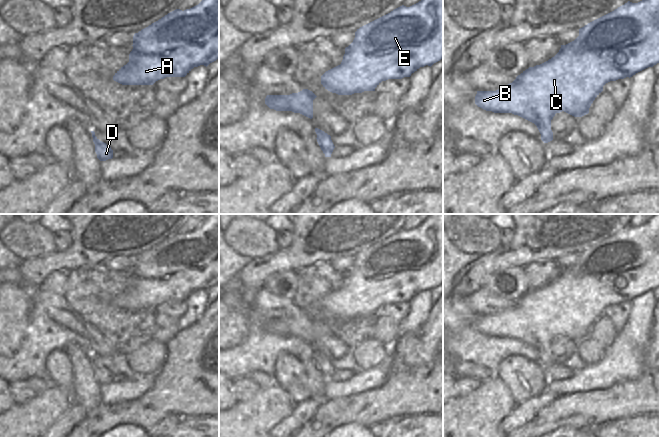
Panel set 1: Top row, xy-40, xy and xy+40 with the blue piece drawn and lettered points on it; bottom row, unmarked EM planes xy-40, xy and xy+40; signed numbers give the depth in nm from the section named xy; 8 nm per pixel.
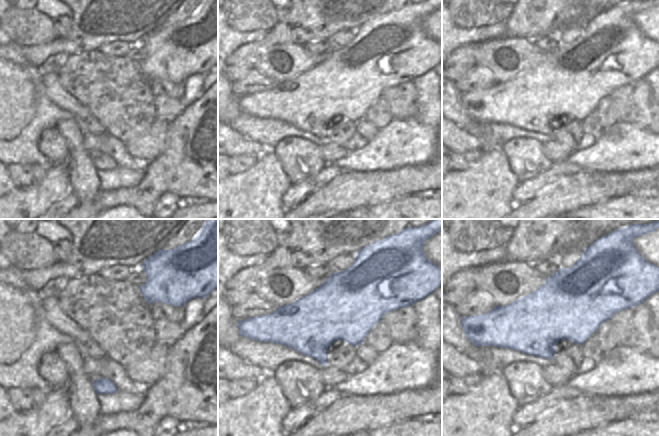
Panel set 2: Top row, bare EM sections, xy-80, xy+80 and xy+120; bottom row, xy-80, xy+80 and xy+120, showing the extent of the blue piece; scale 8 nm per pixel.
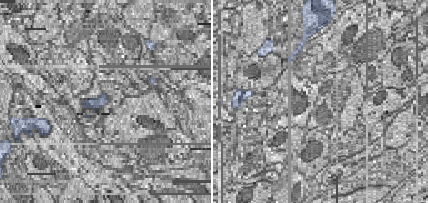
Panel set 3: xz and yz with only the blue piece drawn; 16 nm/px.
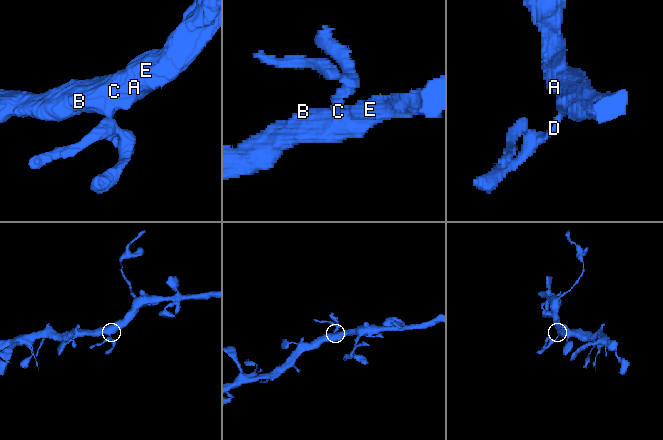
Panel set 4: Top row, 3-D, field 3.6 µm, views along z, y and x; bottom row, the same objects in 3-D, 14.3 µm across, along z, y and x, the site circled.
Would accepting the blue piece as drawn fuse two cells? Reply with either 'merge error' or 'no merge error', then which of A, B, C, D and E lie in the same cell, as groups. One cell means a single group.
no merge error; groups A B C D E

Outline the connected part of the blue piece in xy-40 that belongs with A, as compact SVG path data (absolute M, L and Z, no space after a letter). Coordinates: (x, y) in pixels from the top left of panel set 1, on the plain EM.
M210 214L196 230L184 235L176 233L133 260L129 286L113 300L122 309L153 309L166 301L185 301L194 291L208 290L219 283L219 214Z

